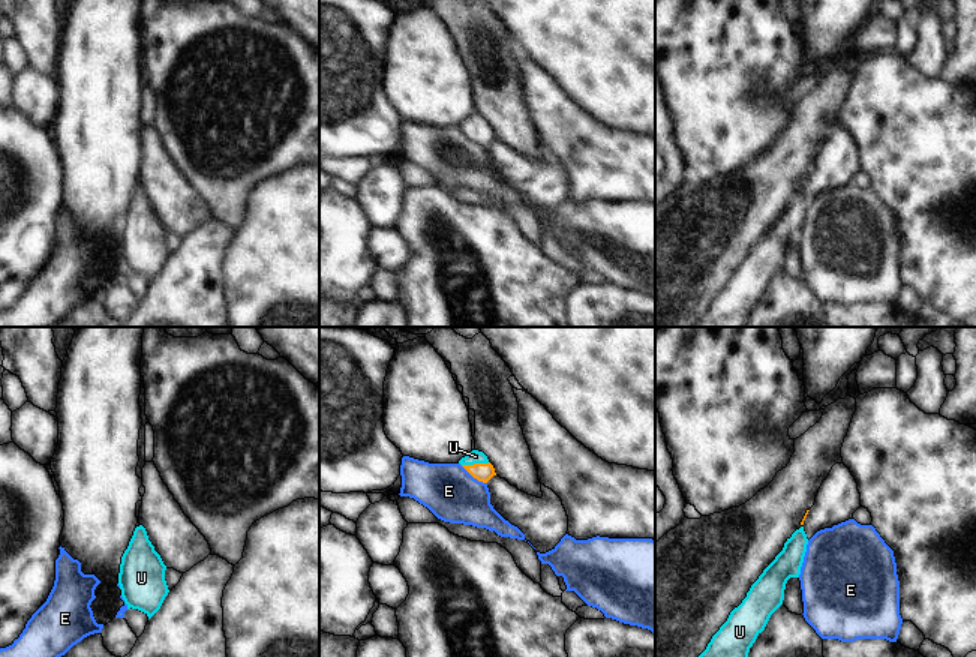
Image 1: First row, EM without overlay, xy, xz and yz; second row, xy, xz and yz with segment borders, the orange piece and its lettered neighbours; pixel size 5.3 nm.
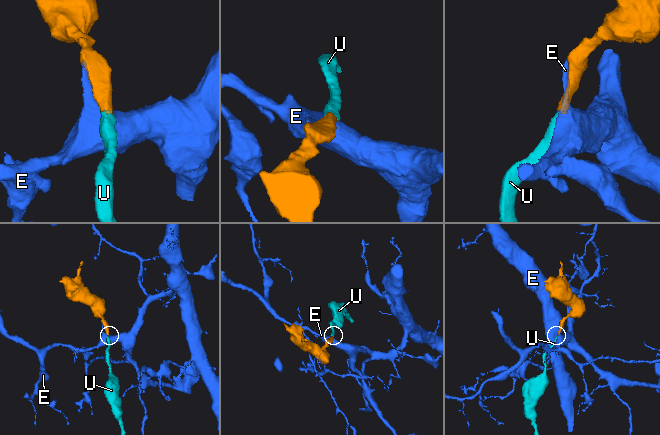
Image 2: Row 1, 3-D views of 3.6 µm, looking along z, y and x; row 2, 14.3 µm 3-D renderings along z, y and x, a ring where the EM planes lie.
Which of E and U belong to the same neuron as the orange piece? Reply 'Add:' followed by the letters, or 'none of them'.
Add: U

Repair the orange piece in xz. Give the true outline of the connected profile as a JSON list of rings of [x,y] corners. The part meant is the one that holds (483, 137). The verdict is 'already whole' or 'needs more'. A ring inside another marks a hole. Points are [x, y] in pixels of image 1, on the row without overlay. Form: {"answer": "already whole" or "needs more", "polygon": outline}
{"answer": "needs more", "polygon": [[[472,114],[459,128],[478,146],[487,147],[496,140],[493,129],[483,116]]]}

